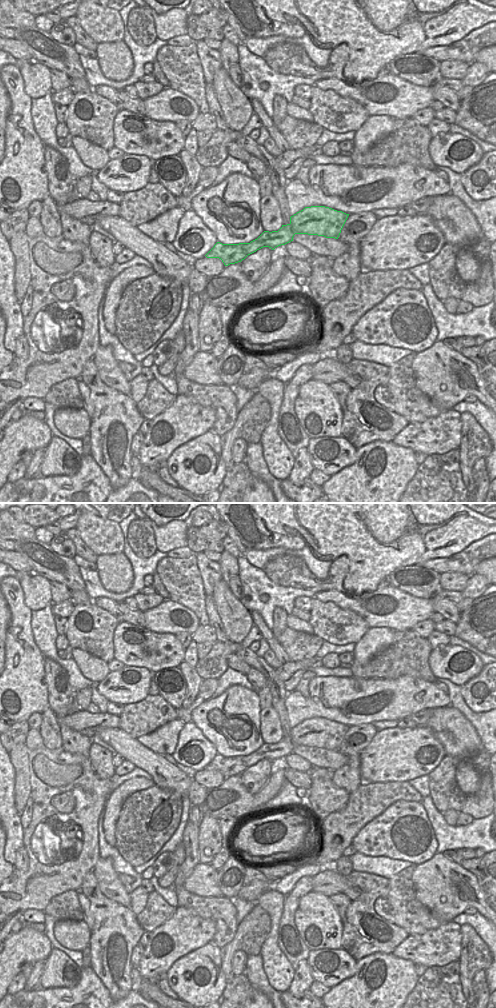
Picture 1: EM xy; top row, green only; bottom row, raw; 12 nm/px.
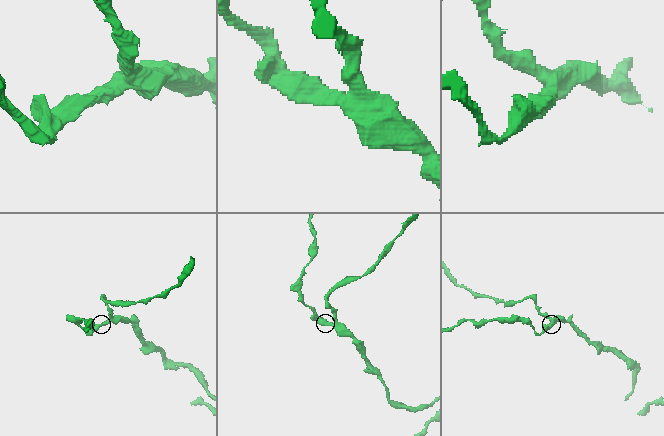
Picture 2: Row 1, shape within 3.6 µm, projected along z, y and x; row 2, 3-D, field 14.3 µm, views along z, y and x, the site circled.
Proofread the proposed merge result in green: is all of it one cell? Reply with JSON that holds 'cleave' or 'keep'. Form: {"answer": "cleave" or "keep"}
{"answer": "keep"}

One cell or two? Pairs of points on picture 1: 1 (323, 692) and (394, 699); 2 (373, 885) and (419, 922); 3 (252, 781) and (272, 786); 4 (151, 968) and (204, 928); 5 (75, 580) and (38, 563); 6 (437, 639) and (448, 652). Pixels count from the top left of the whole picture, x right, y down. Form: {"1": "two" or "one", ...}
{"1": "one", "2": "two", "3": "two", "4": "one", "5": "one", "6": "two"}

